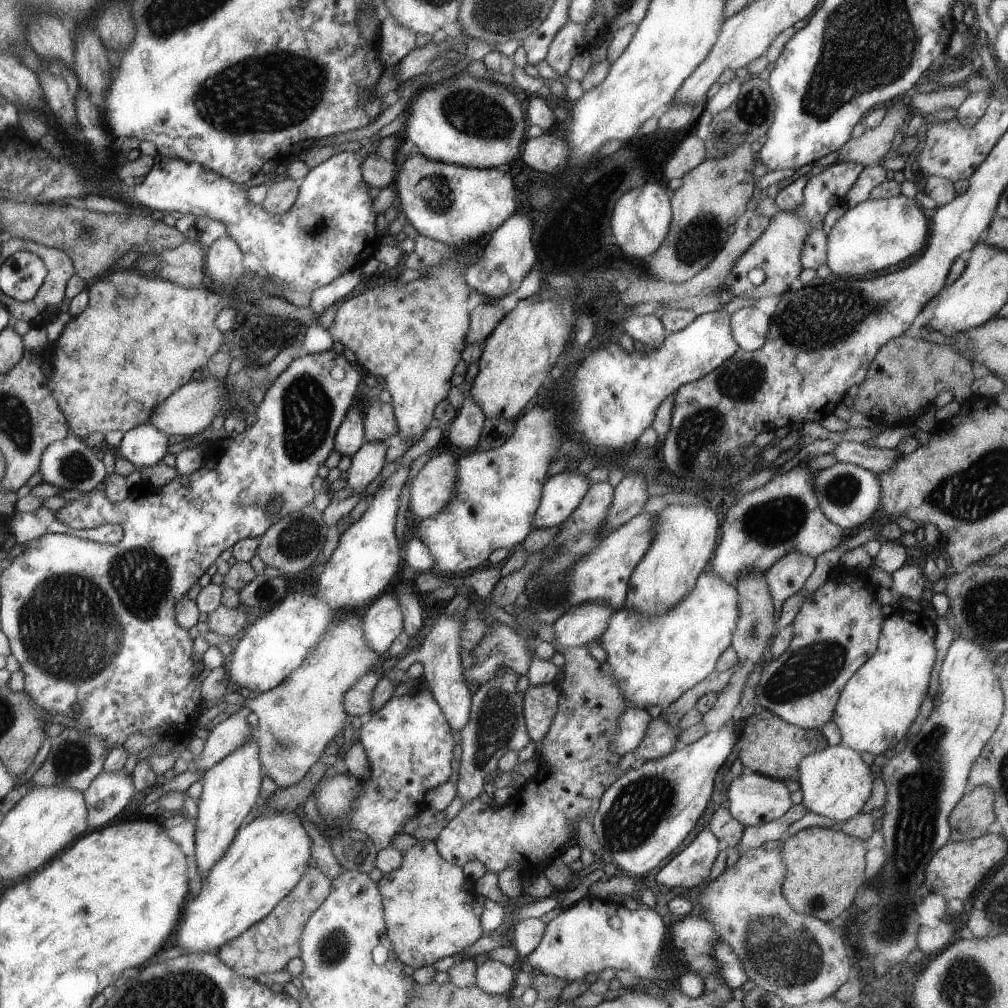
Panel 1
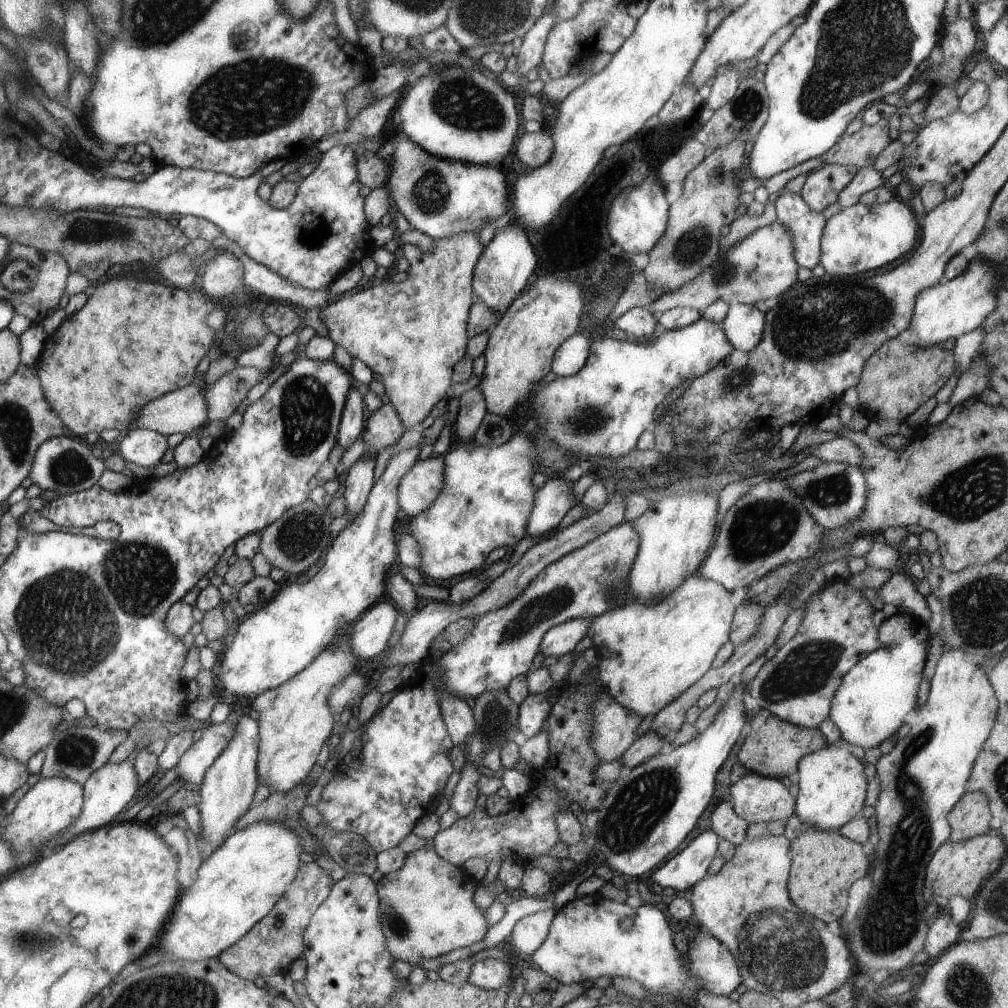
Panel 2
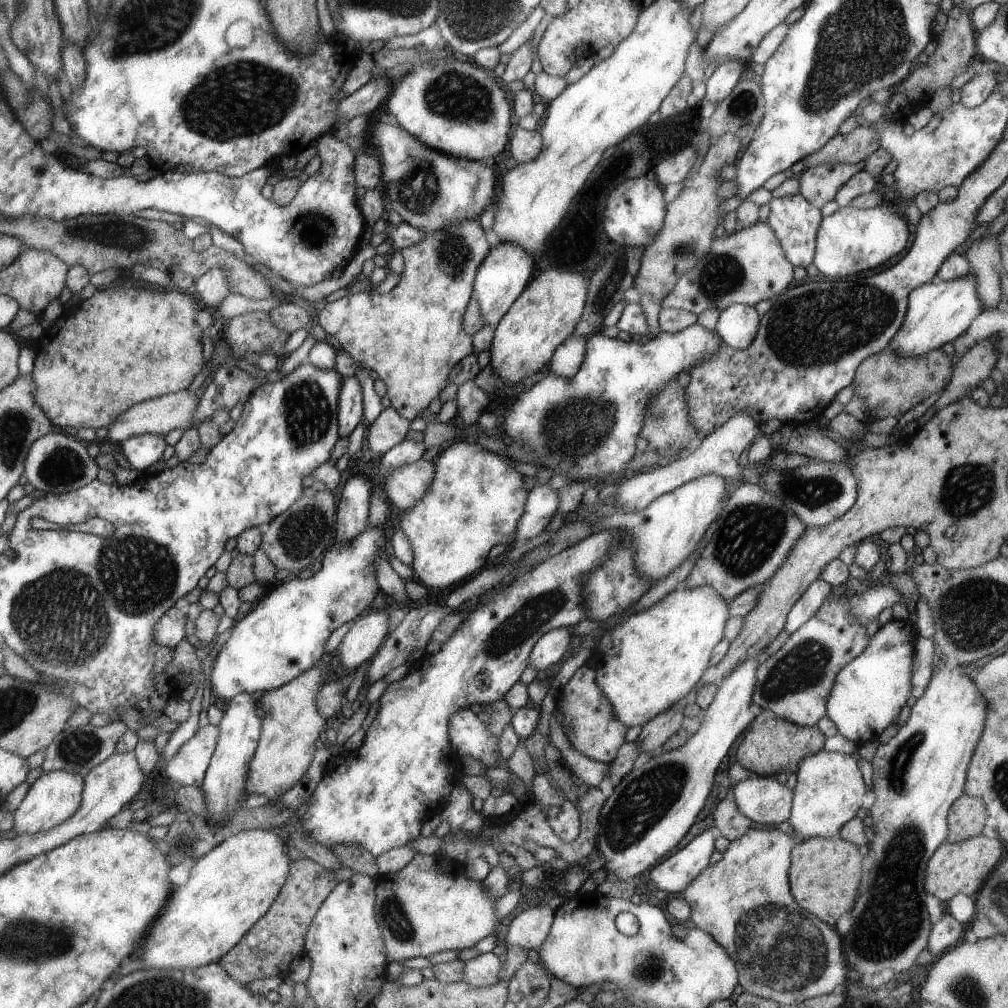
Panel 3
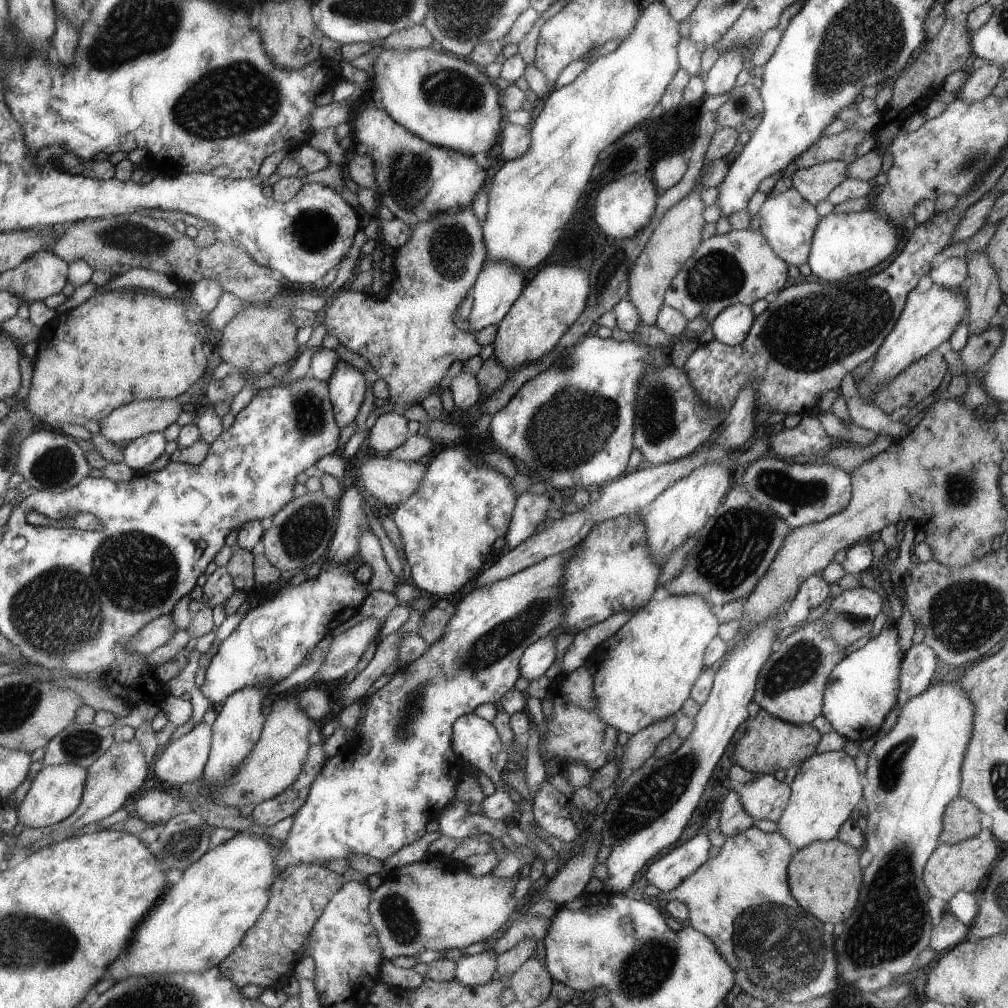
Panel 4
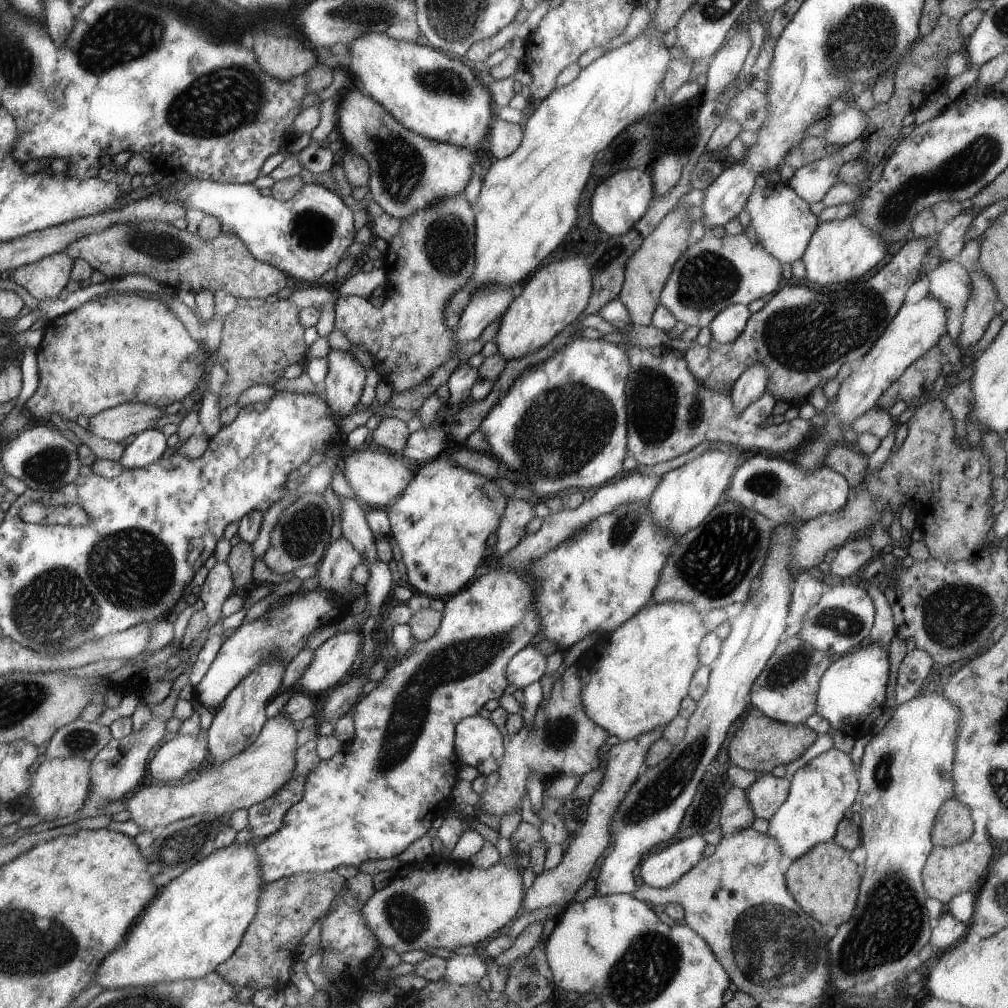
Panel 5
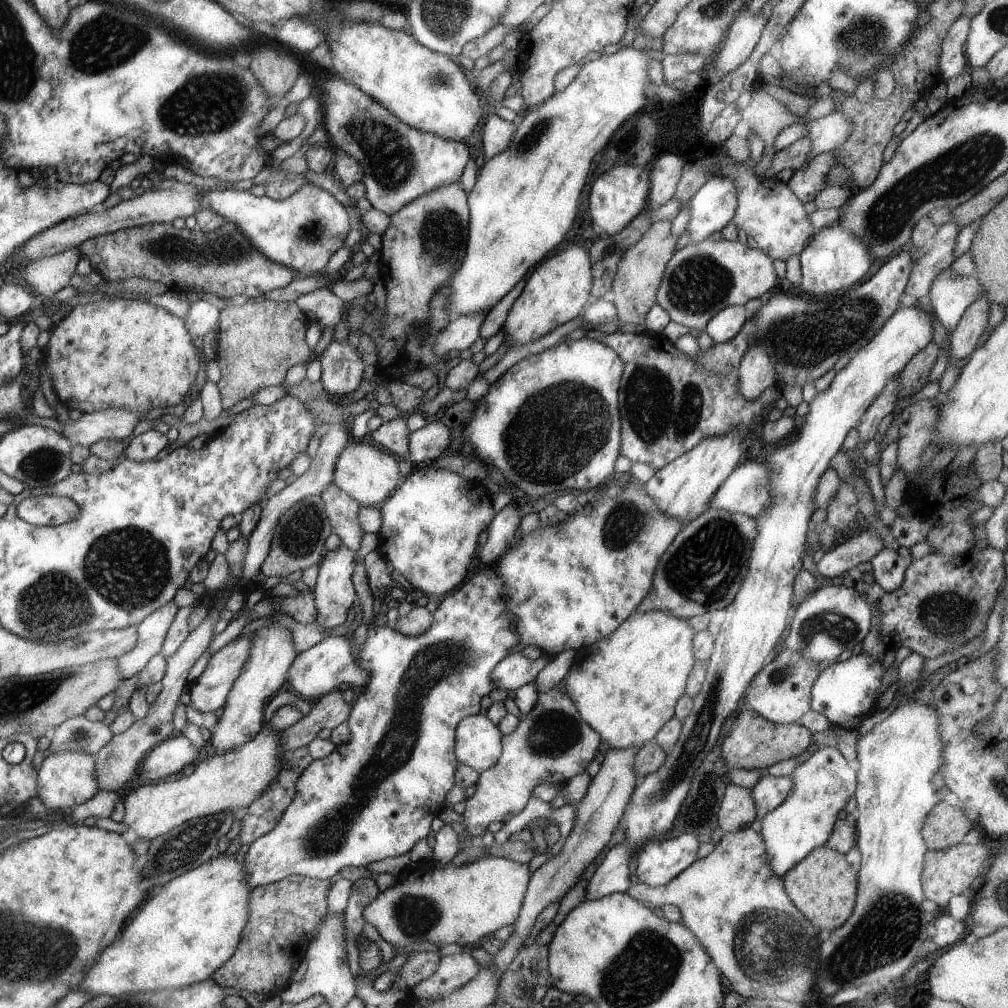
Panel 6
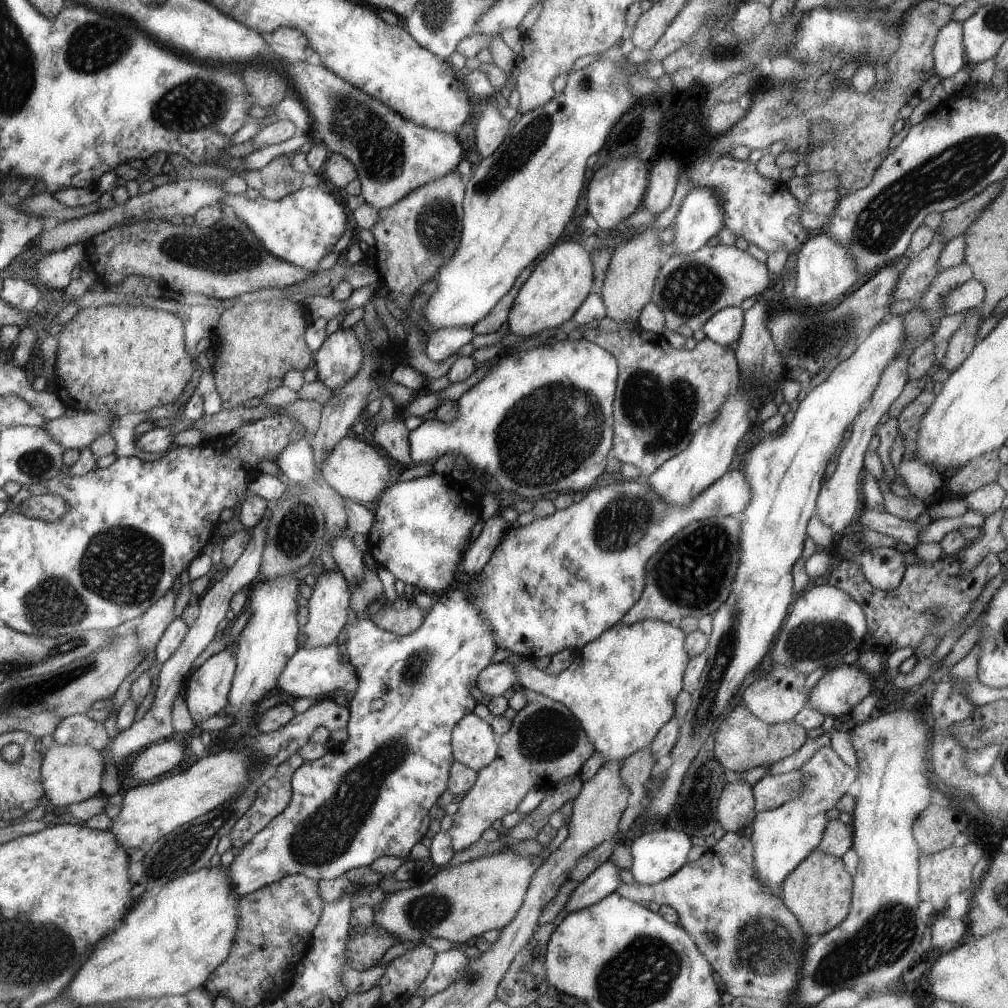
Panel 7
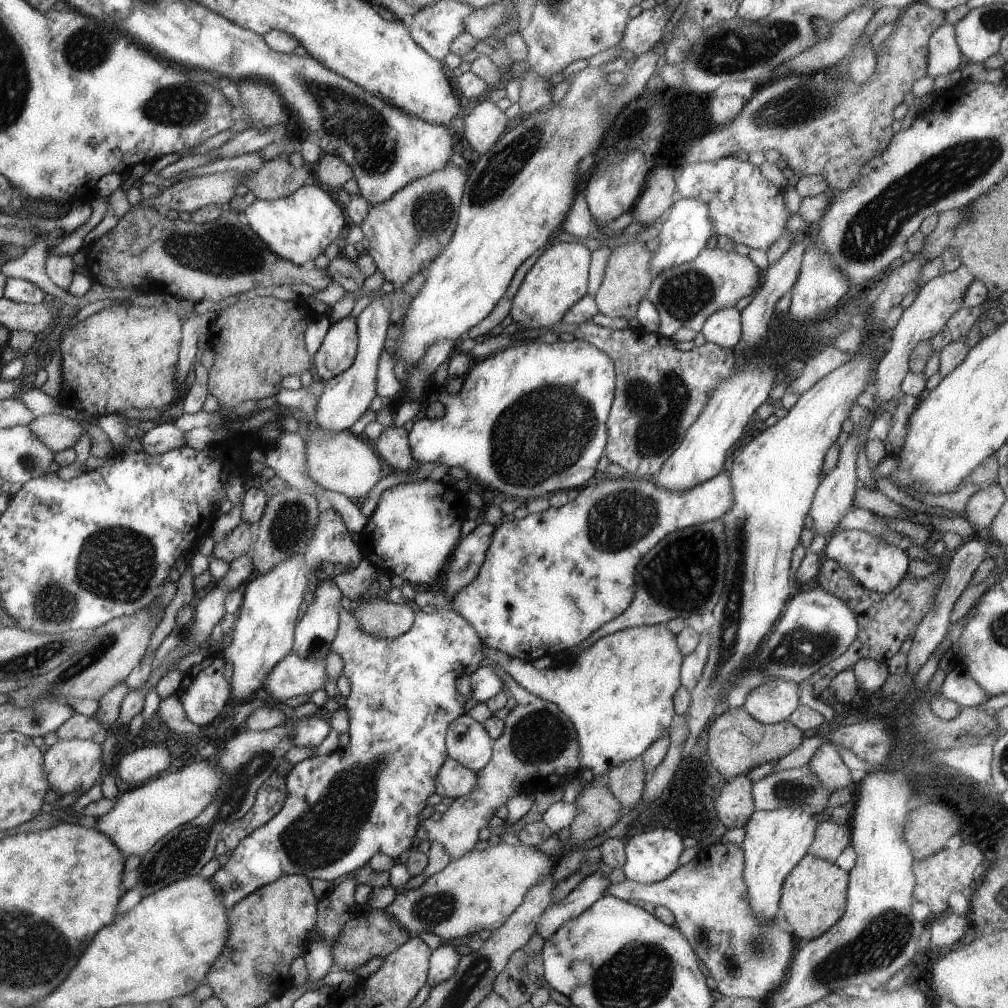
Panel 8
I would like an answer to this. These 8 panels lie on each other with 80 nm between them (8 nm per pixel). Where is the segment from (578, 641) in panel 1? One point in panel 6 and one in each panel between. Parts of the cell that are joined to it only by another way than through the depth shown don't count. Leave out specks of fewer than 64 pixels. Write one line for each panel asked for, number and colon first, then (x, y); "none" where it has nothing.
2: (560, 640)
3: (553, 646)
4: (539, 657)
5: (529, 666)
6: (517, 670)

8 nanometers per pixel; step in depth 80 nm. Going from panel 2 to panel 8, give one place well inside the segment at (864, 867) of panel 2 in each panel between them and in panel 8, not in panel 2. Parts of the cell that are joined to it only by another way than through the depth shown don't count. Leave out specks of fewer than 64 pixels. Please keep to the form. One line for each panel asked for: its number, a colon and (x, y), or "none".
3: (824, 873)
4: (825, 877)
5: (824, 882)
6: (823, 887)
7: (819, 890)
8: (814, 898)

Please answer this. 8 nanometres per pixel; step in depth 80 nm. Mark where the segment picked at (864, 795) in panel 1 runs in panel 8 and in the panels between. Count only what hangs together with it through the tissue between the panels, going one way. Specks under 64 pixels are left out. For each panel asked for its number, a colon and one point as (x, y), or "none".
2: (832, 785)
3: (830, 788)
4: (827, 787)
5: (822, 791)
6: (823, 784)
7: (783, 837)
8: (775, 841)

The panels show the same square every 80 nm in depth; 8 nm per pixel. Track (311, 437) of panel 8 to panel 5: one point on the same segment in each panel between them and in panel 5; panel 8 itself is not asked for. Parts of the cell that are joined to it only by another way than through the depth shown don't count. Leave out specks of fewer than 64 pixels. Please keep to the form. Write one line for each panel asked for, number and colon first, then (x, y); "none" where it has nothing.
5: (377, 478)
6: (368, 475)
7: (359, 472)

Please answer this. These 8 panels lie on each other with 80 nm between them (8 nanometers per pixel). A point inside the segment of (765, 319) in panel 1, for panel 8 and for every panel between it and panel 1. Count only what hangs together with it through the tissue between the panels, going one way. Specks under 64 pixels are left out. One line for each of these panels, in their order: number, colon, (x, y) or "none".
2: (744, 324)
3: (737, 325)
4: (731, 326)
5: (725, 328)
6: (726, 325)
7: (725, 326)
8: (724, 326)

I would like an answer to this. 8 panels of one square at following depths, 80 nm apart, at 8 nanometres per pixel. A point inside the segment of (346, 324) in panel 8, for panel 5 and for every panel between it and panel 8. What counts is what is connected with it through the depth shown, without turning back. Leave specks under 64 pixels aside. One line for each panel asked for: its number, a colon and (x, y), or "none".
5: (345, 379)
6: (342, 368)
7: (338, 360)

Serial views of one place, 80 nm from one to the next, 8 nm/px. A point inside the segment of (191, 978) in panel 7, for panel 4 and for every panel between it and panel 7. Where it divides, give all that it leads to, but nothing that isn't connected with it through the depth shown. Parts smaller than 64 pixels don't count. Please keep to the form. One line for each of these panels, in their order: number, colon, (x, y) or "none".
4: (202, 918)
5: (199, 919)
6: (190, 927)

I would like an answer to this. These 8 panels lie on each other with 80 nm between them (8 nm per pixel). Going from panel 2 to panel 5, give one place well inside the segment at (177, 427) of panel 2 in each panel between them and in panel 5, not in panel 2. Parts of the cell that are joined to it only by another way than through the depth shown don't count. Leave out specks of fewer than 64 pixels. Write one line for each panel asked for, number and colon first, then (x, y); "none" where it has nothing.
3: (160, 415)
4: (128, 423)
5: (120, 424)

